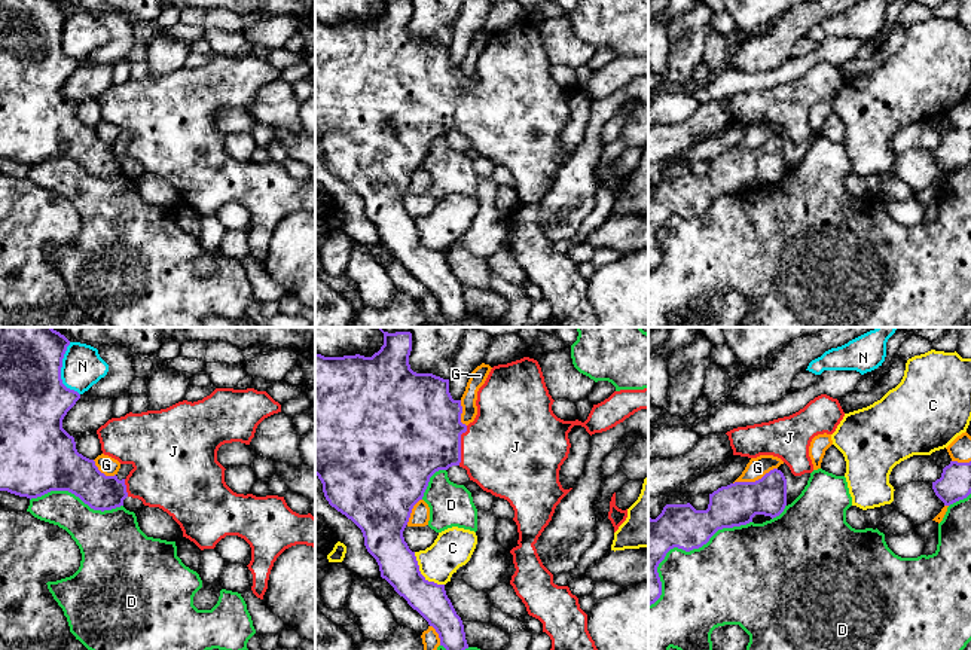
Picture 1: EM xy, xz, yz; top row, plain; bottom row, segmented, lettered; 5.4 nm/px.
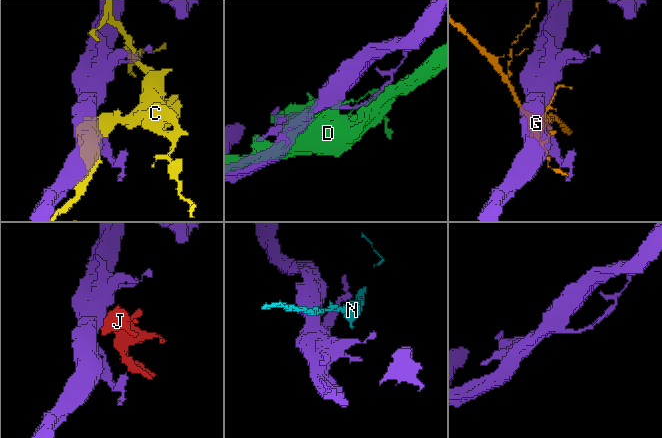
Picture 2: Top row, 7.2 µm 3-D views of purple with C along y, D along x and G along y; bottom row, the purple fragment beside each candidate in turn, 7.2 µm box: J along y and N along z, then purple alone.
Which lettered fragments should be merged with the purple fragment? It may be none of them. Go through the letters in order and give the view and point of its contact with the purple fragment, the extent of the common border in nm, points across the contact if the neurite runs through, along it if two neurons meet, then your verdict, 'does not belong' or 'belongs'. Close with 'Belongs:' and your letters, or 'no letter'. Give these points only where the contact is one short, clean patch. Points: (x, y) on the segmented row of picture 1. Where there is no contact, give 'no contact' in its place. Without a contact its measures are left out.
C: meets purple in xz at (421, 574); contact 240 nm long; does not belong
D: meets purple in yz at (681, 548); contact 700 nm long; does not belong
G: meets purple in yz at (756, 481); contact 260 nm long; does not belong
J: meets purple in xz at (460, 445); contact 220 nm long; runs through xz (417, 429), (434, 439), (460, 445), (506, 449); belongs
N: meets purple in xy at (60, 371); contact 300 nm long; does not belong
Belongs: J

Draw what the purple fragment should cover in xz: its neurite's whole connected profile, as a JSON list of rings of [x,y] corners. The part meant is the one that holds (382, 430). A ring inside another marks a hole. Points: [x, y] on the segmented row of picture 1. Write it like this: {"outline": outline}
{"outline": [[[382,327],[378,329],[384,333],[384,345],[372,357],[364,357],[360,354],[343,355],[343,357],[324,357],[315,353],[315,474],[323,483],[323,492],[329,504],[335,507],[338,512],[341,512],[342,515],[345,515],[348,519],[351,519],[361,530],[364,537],[364,546],[367,552],[376,559],[379,565],[381,577],[385,579],[394,588],[394,591],[400,596],[403,596],[407,601],[407,604],[428,622],[430,626],[436,629],[440,638],[440,646],[443,646],[446,650],[465,650],[468,649],[468,644],[465,640],[464,625],[461,617],[457,614],[451,599],[446,595],[445,585],[428,582],[421,574],[415,552],[409,549],[403,537],[403,531],[409,522],[412,509],[419,500],[422,500],[430,477],[436,472],[448,470],[452,466],[459,466],[465,469],[470,480],[476,482],[483,491],[507,500],[514,510],[513,521],[517,525],[519,540],[517,540],[517,546],[510,550],[516,568],[514,574],[512,576],[510,585],[513,586],[516,595],[525,604],[528,614],[538,619],[543,623],[543,632],[546,632],[552,640],[550,650],[598,650],[595,641],[592,640],[587,631],[587,614],[580,608],[578,598],[571,593],[568,586],[558,586],[553,583],[553,574],[543,565],[534,544],[537,543],[538,537],[552,521],[556,506],[572,489],[572,488],[564,489],[559,482],[561,466],[568,458],[571,448],[568,439],[568,433],[571,431],[571,428],[574,425],[581,425],[592,436],[595,433],[602,433],[616,427],[617,424],[623,422],[626,418],[633,415],[635,412],[641,409],[648,409],[648,388],[614,391],[604,402],[593,405],[584,422],[578,419],[564,421],[558,418],[552,411],[552,405],[555,400],[549,394],[538,361],[529,357],[523,357],[520,360],[507,364],[498,364],[491,369],[485,384],[477,391],[477,400],[476,400],[477,415],[473,422],[465,425],[461,422],[461,414],[462,414],[461,400],[454,400],[449,393],[449,379],[443,379],[433,373],[416,373],[410,369],[409,355],[412,351],[412,333],[410,332],[388,333],[384,332]]]}

